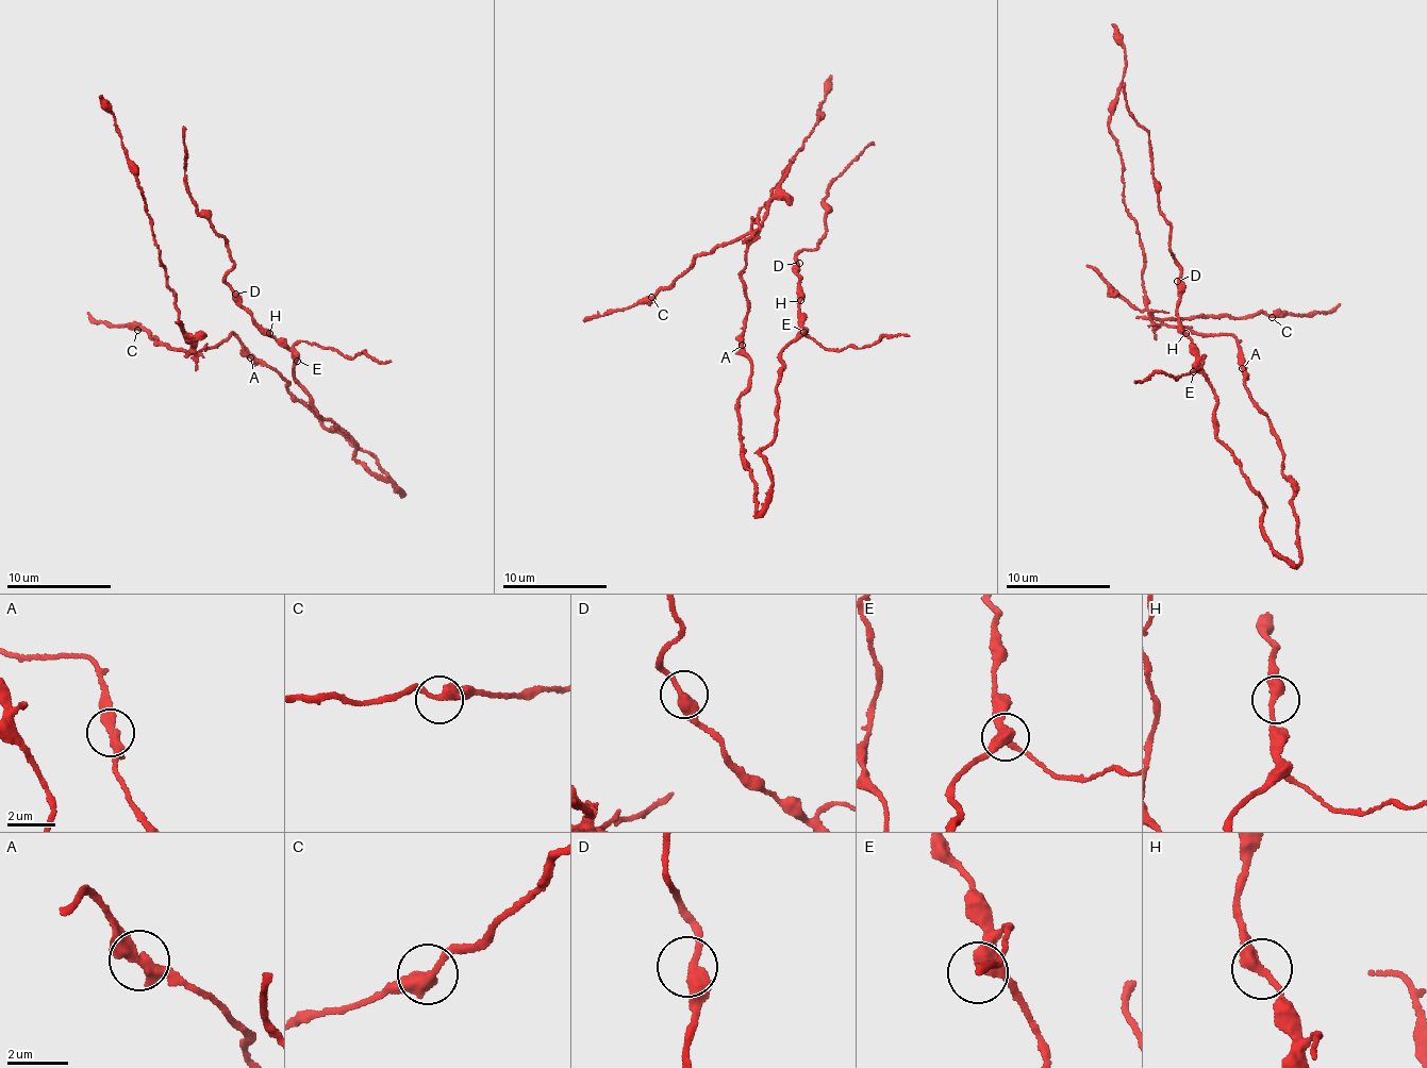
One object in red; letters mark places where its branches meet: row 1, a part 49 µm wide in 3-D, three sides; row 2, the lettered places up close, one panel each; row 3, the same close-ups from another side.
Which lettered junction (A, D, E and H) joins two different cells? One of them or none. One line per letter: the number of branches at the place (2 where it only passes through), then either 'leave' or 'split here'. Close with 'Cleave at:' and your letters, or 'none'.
A: branches 2; split here
D: branches 2; leave
E: branches 2; leave
H: branches 2; leave
Cleave at: A

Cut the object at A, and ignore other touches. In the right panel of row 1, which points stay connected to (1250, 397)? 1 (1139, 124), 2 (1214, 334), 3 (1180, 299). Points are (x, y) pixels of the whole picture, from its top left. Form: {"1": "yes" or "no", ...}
{"1": "yes", "2": "no", "3": "yes"}

